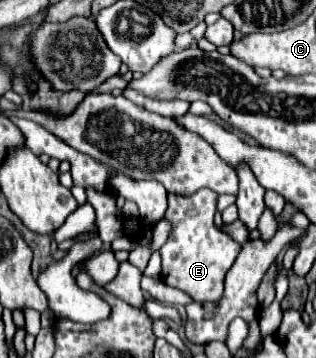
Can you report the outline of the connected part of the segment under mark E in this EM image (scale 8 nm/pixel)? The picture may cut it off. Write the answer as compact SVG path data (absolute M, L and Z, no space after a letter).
M202 188L192 196L168 196L168 210L164 218L170 222L172 230L166 244L160 248L162 280L168 286L186 292L196 302L220 300L224 292L224 276L240 252L240 244L214 224L217 198L218 194L208 188Z

